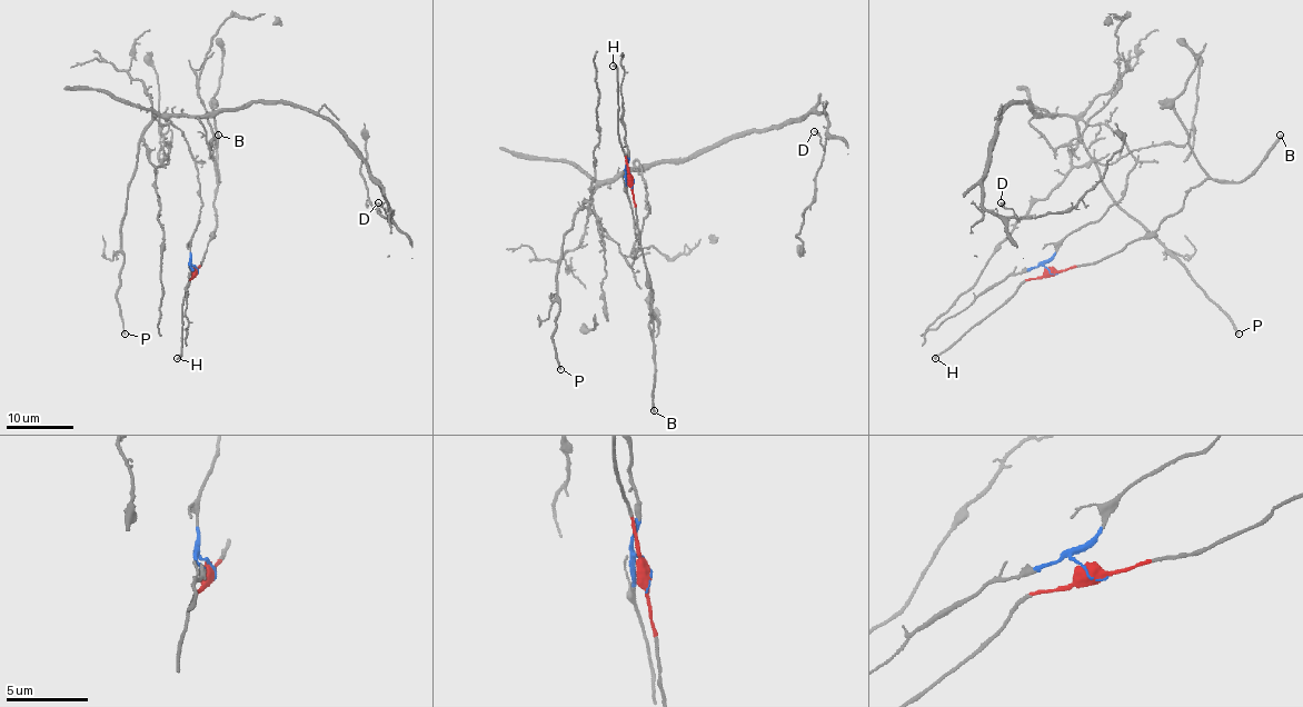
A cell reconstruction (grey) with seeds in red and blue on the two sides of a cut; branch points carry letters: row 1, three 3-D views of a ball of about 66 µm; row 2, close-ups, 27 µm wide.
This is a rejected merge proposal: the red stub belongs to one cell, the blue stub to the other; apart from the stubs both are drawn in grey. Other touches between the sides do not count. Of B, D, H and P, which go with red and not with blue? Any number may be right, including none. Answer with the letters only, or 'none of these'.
B, H

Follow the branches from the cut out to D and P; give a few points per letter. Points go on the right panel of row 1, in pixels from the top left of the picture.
D: (1050, 271), (1121, 199), (1127, 145), (1014, 102), (982, 181), (982, 203), (1011, 217), (1001, 202)
P: (1050, 271), (1135, 163), (1104, 125), (1080, 119), (1076, 131), (1107, 193), (1239, 334)

